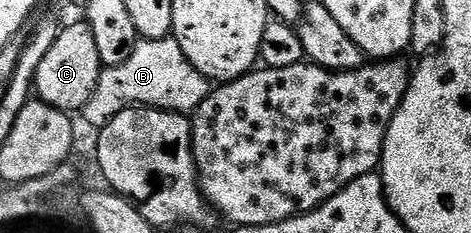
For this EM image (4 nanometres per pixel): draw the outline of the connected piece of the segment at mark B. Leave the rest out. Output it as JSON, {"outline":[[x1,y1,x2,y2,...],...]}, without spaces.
{"outline":[[173,37,165,39,140,39,136,43,133,53,129,53,129,58,122,65,116,67,104,67,99,74,97,89,93,89,93,97,83,107,81,118,94,129,102,129,117,113,121,113,130,107,157,107,161,111,177,111,180,113,190,113,205,101,205,97,210,95,213,90,212,84,181,53,181,45]]}

